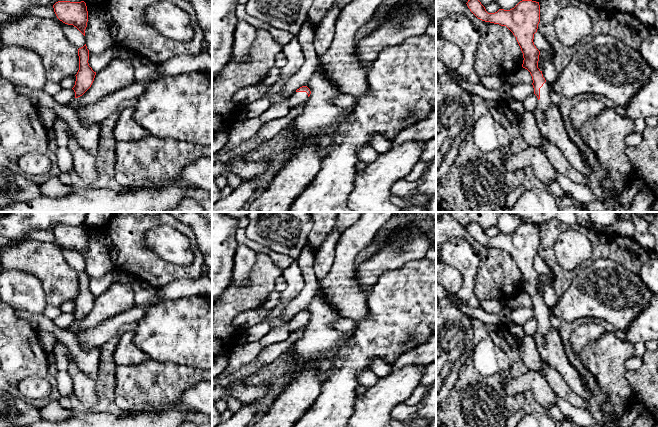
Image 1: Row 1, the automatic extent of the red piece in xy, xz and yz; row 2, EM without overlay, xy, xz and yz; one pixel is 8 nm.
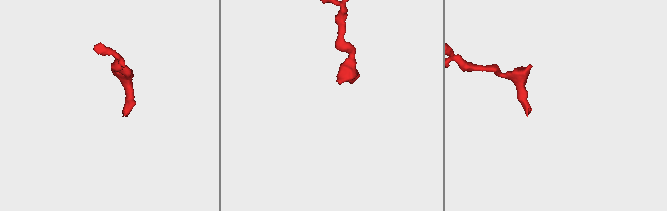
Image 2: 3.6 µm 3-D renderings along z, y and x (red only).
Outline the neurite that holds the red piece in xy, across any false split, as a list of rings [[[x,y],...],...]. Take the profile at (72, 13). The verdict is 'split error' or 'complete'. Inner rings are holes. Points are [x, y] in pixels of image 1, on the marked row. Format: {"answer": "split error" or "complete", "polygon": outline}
{"answer": "complete", "polygon": [[[58,1],[53,5],[57,18],[65,24],[73,25],[84,36],[88,22],[88,11],[84,1]]]}

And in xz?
{"answer": "split error", "polygon": [[[302,86],[299,89],[297,89],[289,97],[289,103],[290,103],[291,108],[293,108],[299,104],[306,103],[310,94],[311,94],[311,91],[307,86]]]}

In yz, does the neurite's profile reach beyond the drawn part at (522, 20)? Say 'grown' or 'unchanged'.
grown

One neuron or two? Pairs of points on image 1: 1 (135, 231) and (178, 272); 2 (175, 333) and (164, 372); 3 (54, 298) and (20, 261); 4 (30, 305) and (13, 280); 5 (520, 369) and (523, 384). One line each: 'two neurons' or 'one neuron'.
1: one neuron
2: two neurons
3: one neuron
4: one neuron
5: two neurons

